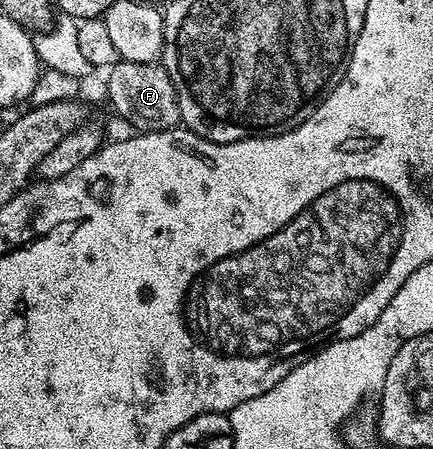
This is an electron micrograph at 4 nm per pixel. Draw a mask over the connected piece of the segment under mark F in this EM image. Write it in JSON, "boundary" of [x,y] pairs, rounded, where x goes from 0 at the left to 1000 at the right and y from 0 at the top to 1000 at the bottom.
{"boundary":[[[277,131],[245,163],[247,225],[266,241],[270,258],[286,261],[305,278],[305,290],[360,296],[416,276],[418,238],[409,229],[409,203],[374,143]]]}

